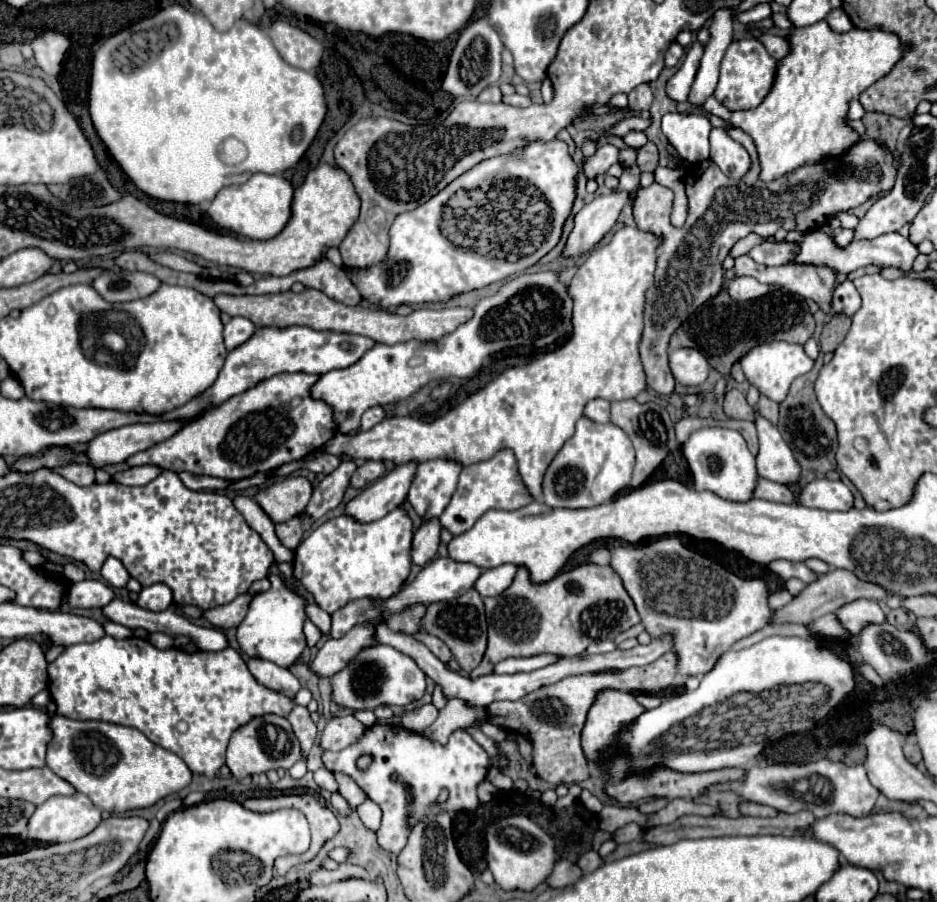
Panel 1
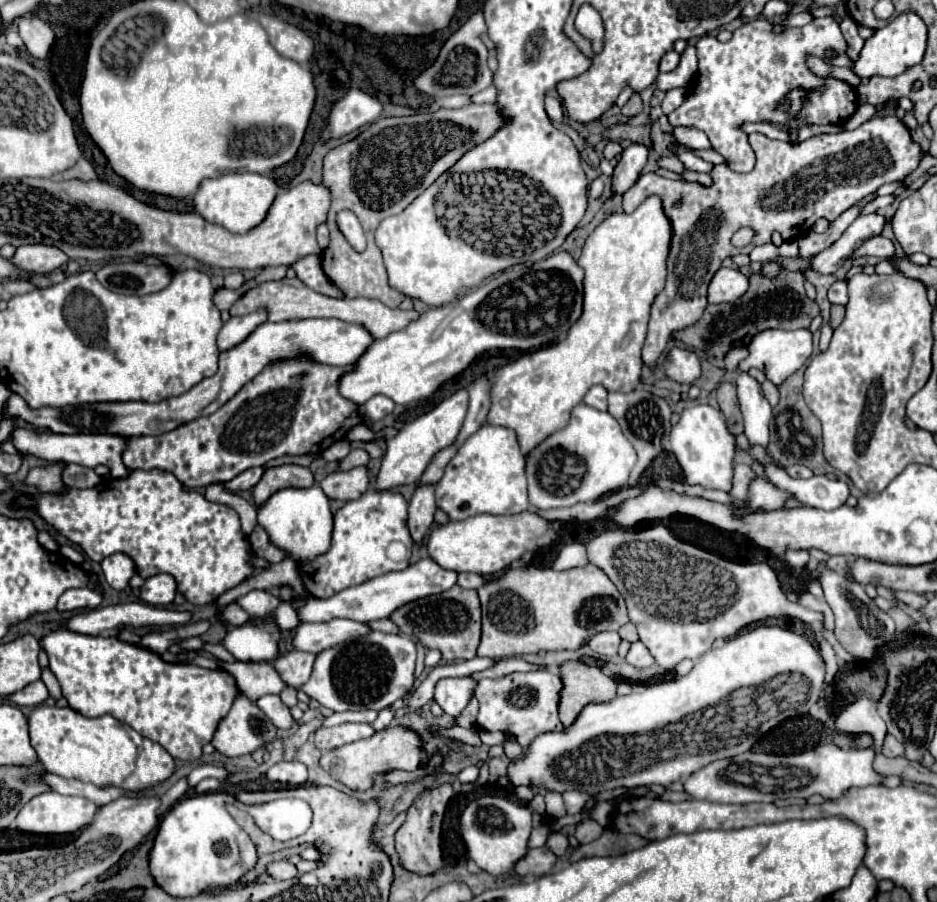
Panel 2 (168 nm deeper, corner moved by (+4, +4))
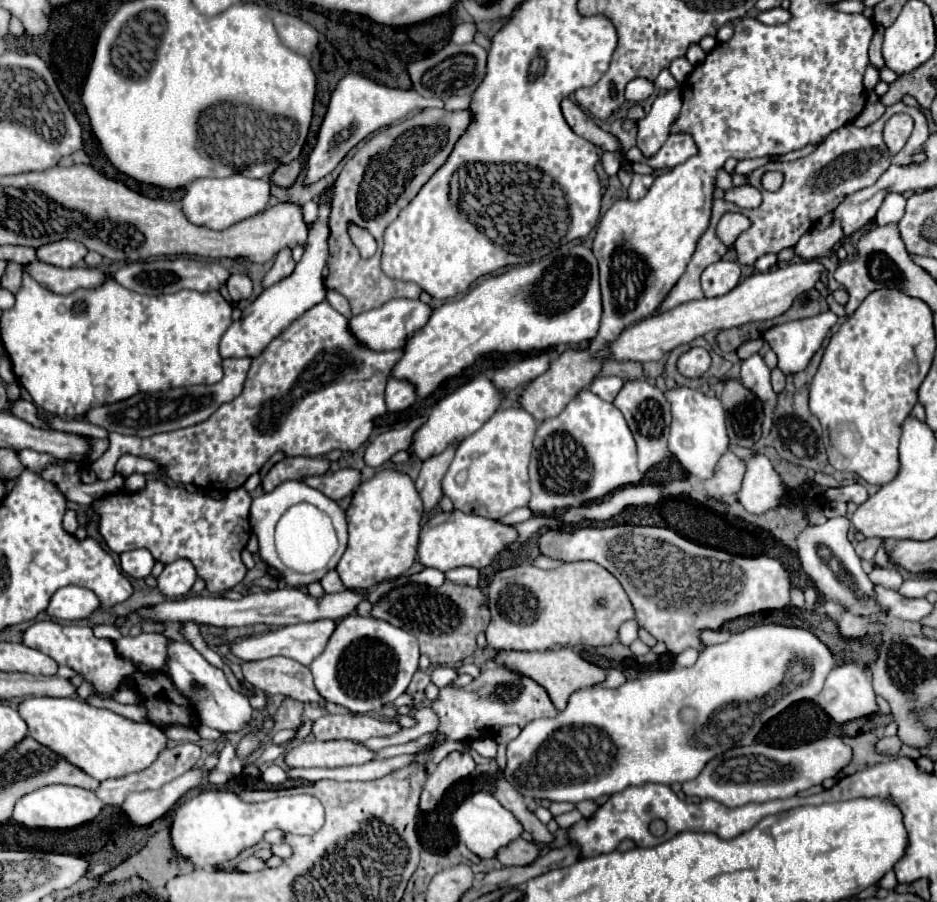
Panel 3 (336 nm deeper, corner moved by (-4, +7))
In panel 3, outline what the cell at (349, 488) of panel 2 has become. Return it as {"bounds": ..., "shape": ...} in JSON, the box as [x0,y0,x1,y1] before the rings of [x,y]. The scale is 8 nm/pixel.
{"bounds":[303,468,361,500],"shape":[[[345,468],[337,472],[327,472],[323,476],[309,476],[303,480],[307,486],[323,492],[331,500],[341,500],[343,496],[349,496],[361,482],[361,474],[357,470]]]}

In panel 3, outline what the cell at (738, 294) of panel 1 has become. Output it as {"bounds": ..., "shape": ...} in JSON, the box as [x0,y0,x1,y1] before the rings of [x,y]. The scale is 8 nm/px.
{"bounds":[701,260,741,298],"shape":[[[719,260],[703,270],[701,288],[703,288],[707,298],[723,296],[739,284],[739,276],[741,276],[741,268],[737,262]]]}

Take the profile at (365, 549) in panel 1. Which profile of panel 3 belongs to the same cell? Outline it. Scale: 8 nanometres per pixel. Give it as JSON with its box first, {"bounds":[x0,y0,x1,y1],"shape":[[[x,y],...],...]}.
{"bounds":[337,468,423,590],"shape":[[[387,468],[387,470],[377,472],[371,480],[361,482],[351,498],[349,508],[347,508],[349,546],[337,564],[337,572],[343,580],[343,584],[347,588],[369,590],[371,586],[375,586],[383,580],[397,578],[397,576],[405,574],[415,562],[415,548],[417,548],[421,518],[423,518],[423,502],[419,498],[419,492],[415,490],[415,482],[407,474]]]}

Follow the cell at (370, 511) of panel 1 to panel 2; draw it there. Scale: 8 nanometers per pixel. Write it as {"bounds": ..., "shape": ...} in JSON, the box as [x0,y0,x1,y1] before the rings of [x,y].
{"bounds":[375,389,467,491],"shape":[[[459,389],[457,393],[453,393],[451,397],[443,399],[435,409],[431,409],[429,413],[417,417],[415,421],[407,423],[399,435],[395,435],[393,439],[387,439],[387,453],[383,457],[377,481],[375,481],[375,489],[377,491],[391,491],[399,485],[411,485],[417,483],[427,467],[427,463],[431,461],[431,457],[451,445],[459,433],[459,427],[463,425],[465,413],[467,413],[467,391]]]}

